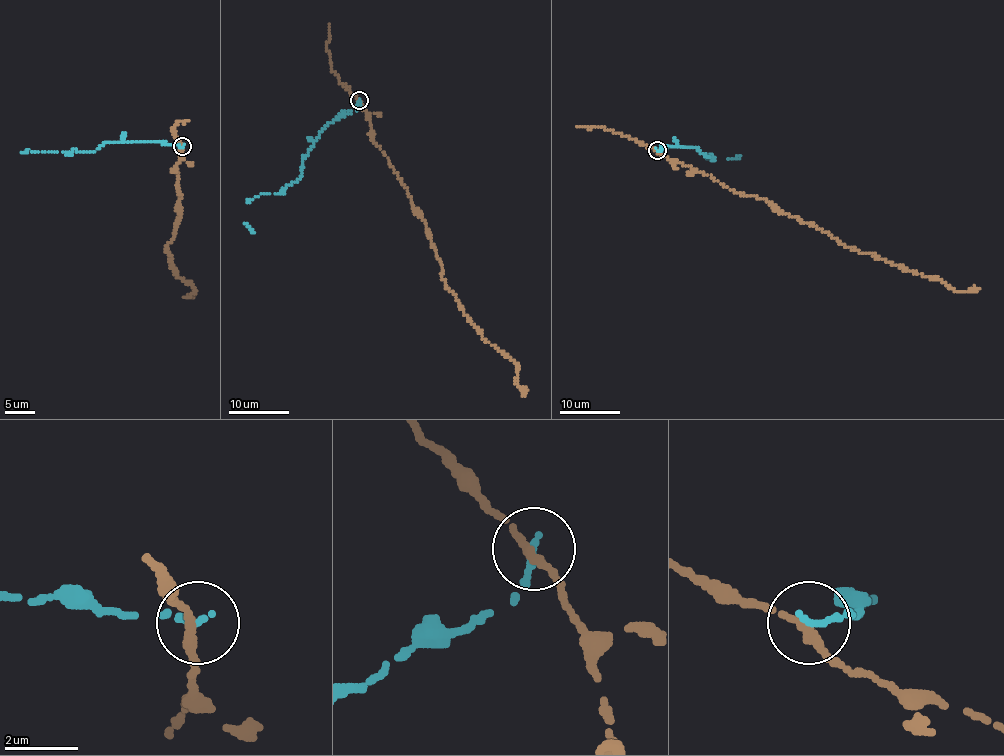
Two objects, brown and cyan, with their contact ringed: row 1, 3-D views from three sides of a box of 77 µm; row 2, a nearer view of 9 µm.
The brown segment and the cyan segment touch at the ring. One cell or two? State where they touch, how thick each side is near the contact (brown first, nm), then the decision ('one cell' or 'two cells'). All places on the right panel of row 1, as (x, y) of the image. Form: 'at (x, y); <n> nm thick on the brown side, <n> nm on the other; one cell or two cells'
at (657, 150); 240 nm thick on the brown side, 190 nm on the other; two cells

